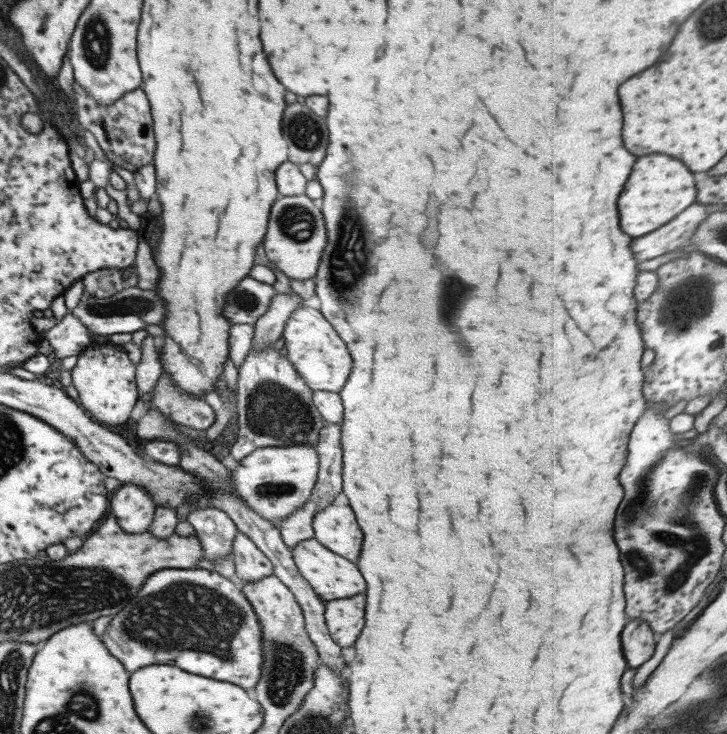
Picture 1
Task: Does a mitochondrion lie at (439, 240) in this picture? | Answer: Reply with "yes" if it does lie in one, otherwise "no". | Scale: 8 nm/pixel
no

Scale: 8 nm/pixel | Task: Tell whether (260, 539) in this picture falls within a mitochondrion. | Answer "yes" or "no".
no

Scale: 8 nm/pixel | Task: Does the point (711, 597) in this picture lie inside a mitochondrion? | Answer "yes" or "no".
no

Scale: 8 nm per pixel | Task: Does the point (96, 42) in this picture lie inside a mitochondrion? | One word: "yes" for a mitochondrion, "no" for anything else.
yes

